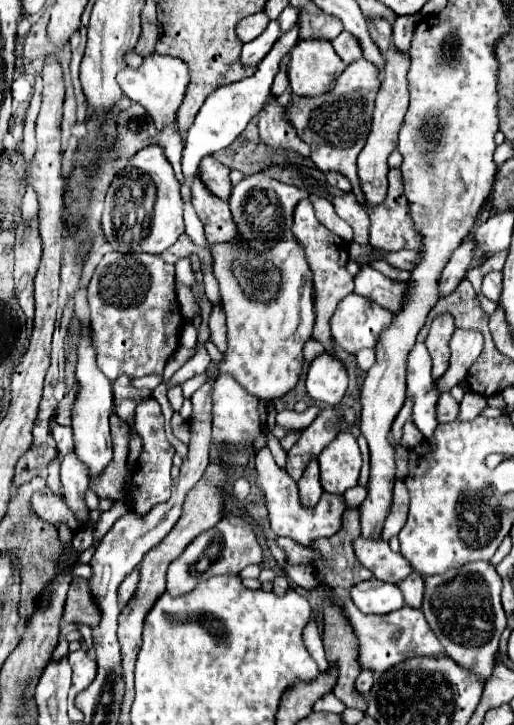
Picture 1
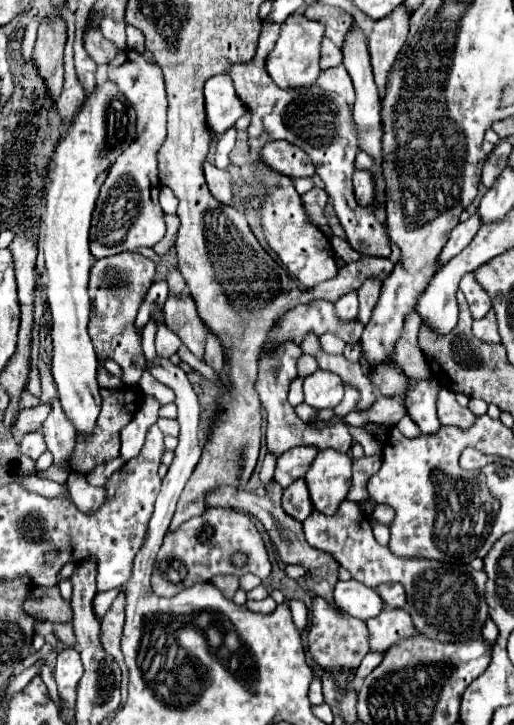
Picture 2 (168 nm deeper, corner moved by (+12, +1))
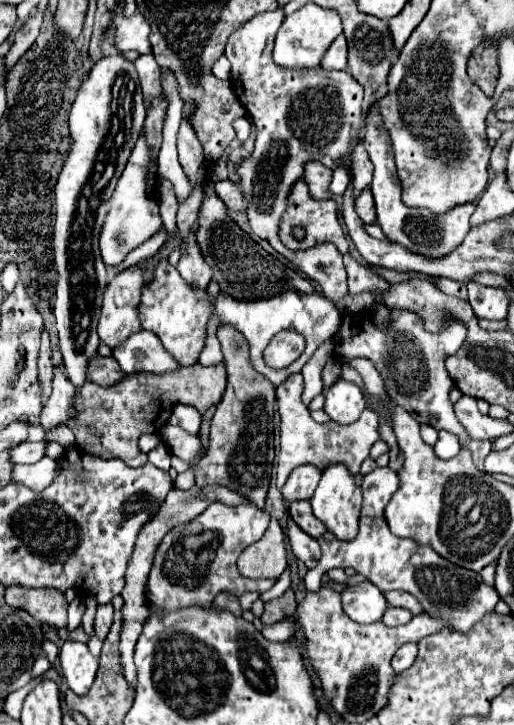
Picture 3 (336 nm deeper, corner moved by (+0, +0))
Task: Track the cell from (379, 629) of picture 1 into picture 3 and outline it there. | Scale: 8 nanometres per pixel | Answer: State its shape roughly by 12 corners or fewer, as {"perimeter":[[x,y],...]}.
{"perimeter":[[388,607],[382,623],[388,627],[408,623],[410,611]]}

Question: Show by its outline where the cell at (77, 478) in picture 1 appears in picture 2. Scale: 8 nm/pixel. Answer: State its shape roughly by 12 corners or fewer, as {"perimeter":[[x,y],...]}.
{"perimeter":[[58,400],[42,426],[56,466],[68,466],[76,432]]}

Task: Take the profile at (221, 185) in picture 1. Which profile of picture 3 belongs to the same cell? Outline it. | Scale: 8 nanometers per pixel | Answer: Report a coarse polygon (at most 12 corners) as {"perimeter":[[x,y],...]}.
{"perimeter":[[230,179],[214,185],[228,211],[244,211],[244,195]]}

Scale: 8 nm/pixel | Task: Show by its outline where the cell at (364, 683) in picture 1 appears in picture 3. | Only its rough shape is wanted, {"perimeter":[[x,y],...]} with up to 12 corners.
{"perimeter":[[404,643],[394,659],[394,671],[406,671],[416,655],[418,643]]}

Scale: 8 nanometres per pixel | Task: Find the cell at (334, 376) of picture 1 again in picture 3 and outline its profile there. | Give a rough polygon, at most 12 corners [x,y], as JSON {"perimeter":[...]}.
{"perimeter":[[338,379],[326,389],[324,411],[350,425],[366,409],[354,383]]}

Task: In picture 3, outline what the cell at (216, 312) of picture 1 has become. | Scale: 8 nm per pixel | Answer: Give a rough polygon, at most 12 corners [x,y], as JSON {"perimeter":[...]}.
{"perimeter":[[180,367],[86,381],[68,419],[76,445],[140,467],[138,439],[172,407],[200,413],[226,389],[226,369]]}

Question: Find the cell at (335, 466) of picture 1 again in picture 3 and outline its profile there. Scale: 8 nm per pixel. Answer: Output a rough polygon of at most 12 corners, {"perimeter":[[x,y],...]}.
{"perimeter":[[346,465],[324,469],[314,515],[342,541],[358,535],[362,489]]}

